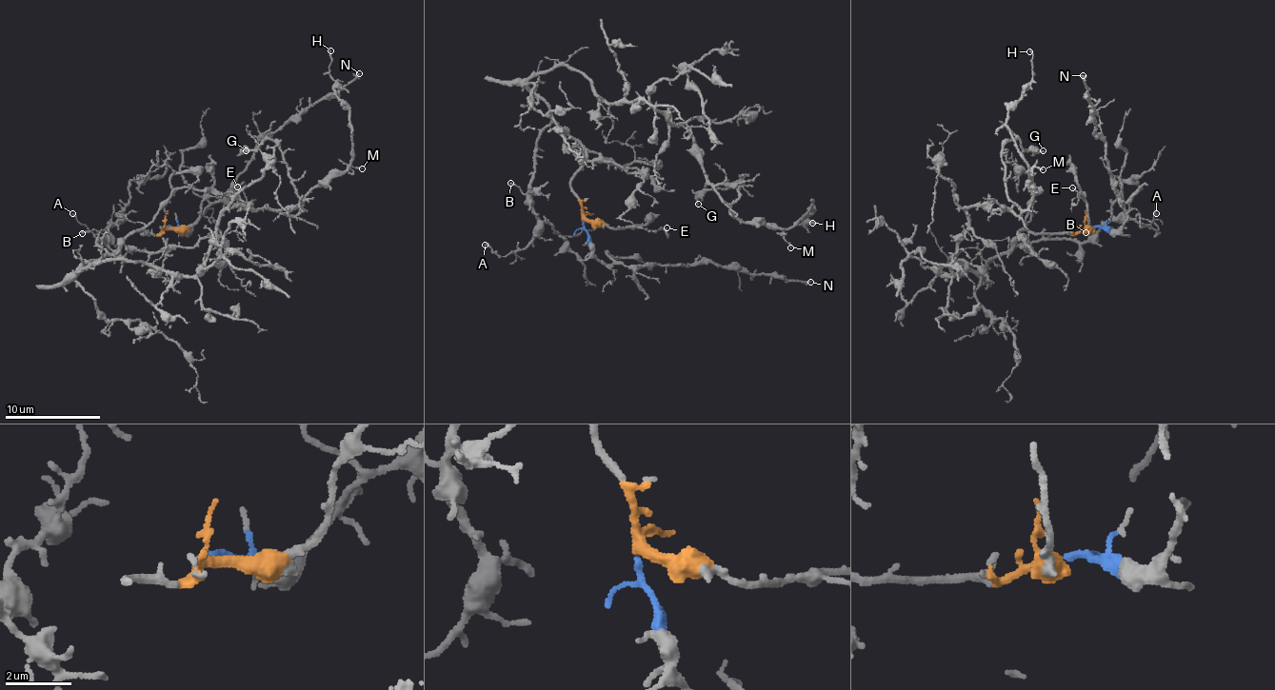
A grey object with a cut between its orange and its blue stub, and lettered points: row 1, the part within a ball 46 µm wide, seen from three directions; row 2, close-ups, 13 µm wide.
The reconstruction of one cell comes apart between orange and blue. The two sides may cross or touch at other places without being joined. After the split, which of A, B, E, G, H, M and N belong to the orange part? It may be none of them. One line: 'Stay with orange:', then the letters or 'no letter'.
Stay with orange: A, B, E, G, H, M

